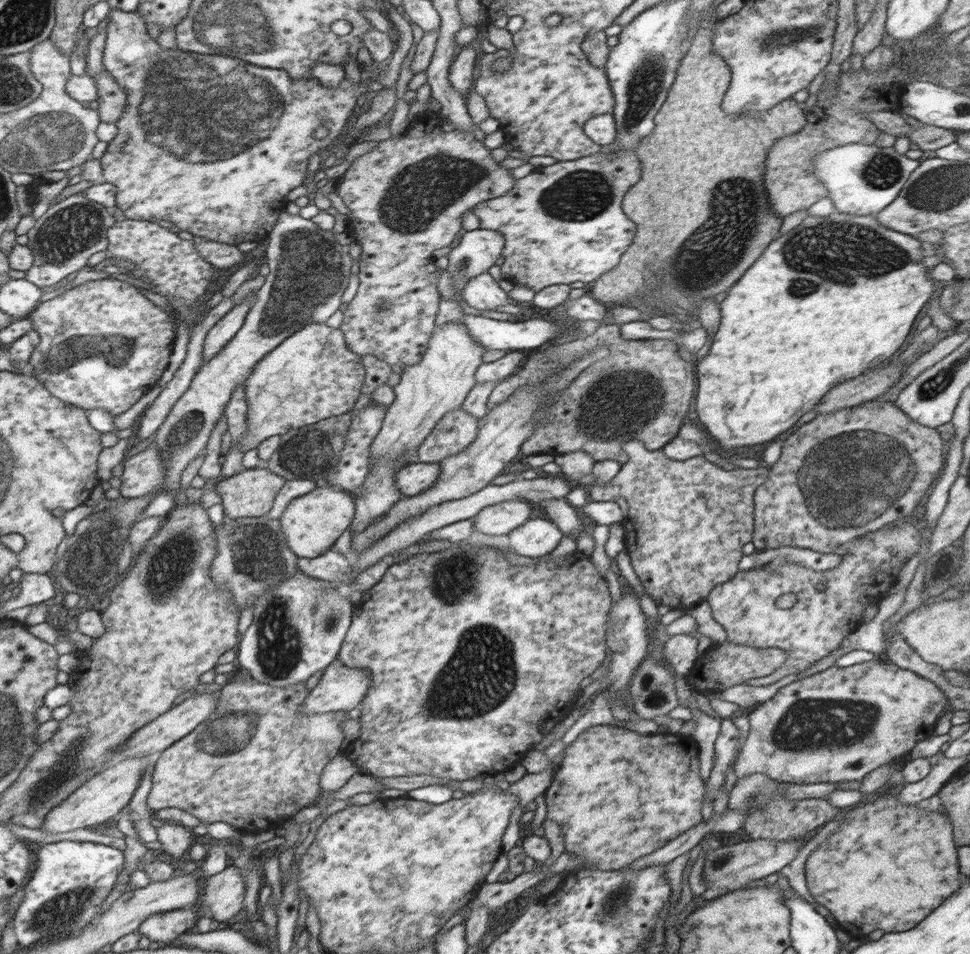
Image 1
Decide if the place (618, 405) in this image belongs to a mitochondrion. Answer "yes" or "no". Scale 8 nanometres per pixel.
yes

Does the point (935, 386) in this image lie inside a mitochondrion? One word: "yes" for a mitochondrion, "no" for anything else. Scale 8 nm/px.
yes

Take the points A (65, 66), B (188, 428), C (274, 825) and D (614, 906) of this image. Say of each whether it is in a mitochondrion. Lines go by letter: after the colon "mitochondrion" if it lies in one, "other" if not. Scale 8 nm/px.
A: other
B: mitochondrion
C: other
D: mitochondrion

